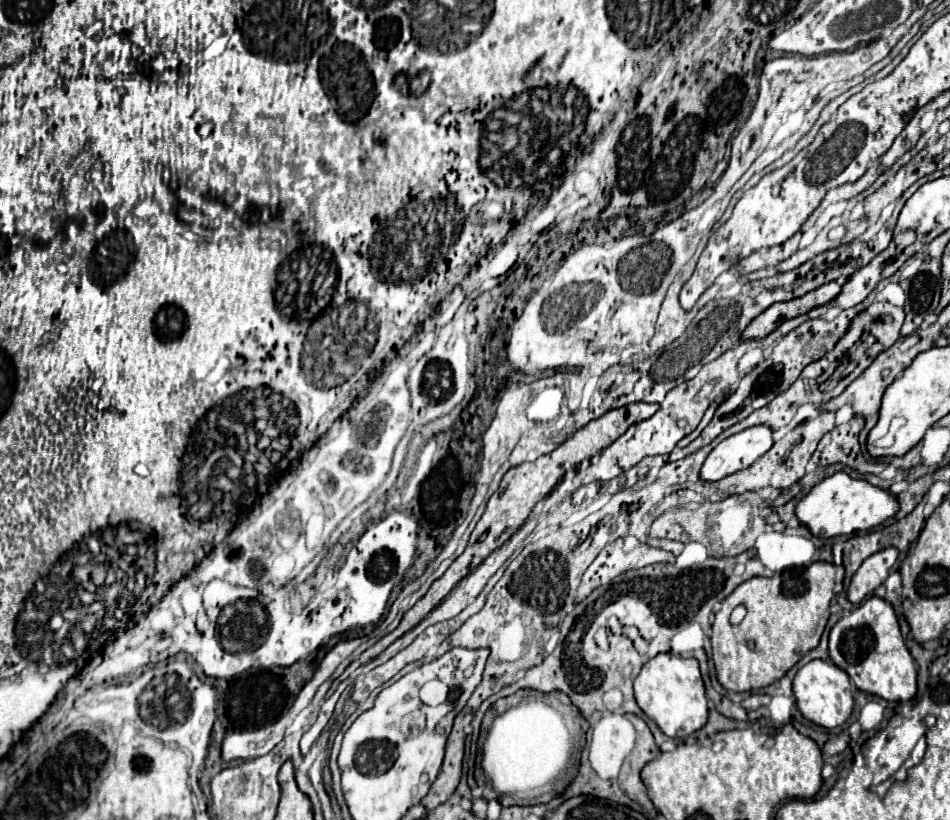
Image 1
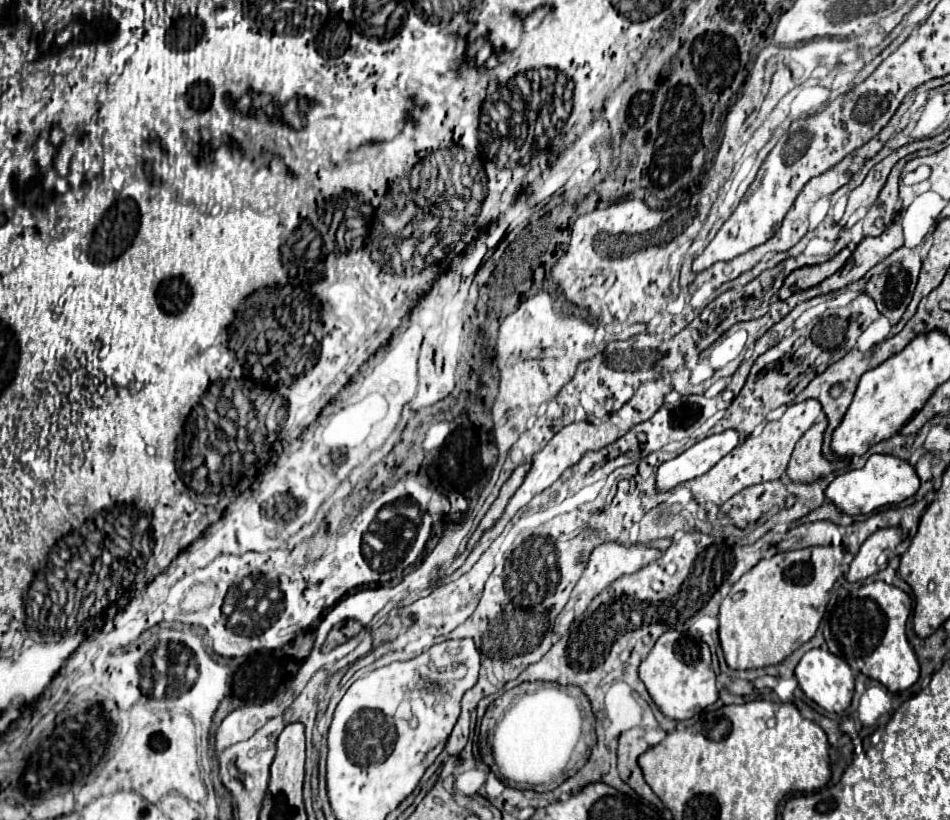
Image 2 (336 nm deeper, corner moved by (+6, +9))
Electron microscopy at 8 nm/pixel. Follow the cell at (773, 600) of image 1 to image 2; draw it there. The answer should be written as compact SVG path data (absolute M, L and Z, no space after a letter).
M814 546L774 554L748 570L732 586L746 594L740 600L722 600L720 606L720 644L728 666L748 670L780 664L808 642L826 612L830 590L849 569L852 555L846 555L843 546Z

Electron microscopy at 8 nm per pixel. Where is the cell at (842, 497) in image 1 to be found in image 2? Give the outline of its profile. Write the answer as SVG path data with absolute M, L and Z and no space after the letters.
M872 454L864 468L850 470L842 476L836 476L826 488L826 498L834 502L842 512L856 516L856 514L868 514L886 504L898 504L914 496L918 488L920 488L920 478L914 466L908 464L908 460L890 454Z

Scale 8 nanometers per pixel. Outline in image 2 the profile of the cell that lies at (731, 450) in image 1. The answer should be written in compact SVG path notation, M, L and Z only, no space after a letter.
M726 430L696 442L676 458L660 464L656 474L656 490L668 492L686 480L706 474L718 460L722 460L738 444L740 438L736 430Z

